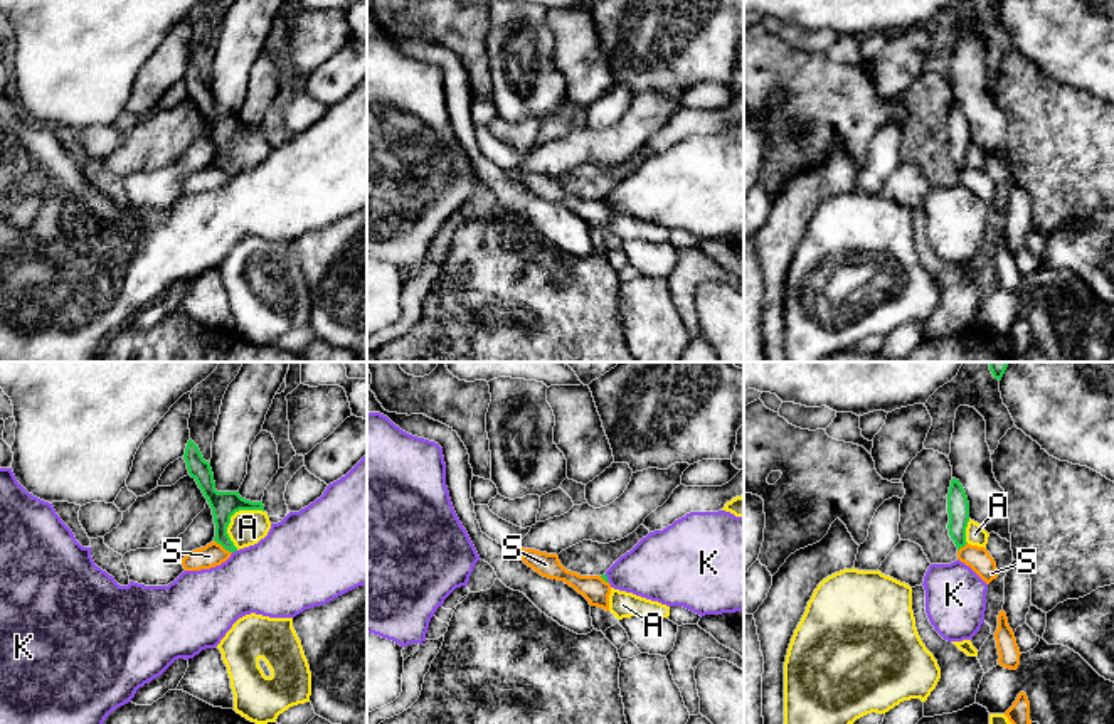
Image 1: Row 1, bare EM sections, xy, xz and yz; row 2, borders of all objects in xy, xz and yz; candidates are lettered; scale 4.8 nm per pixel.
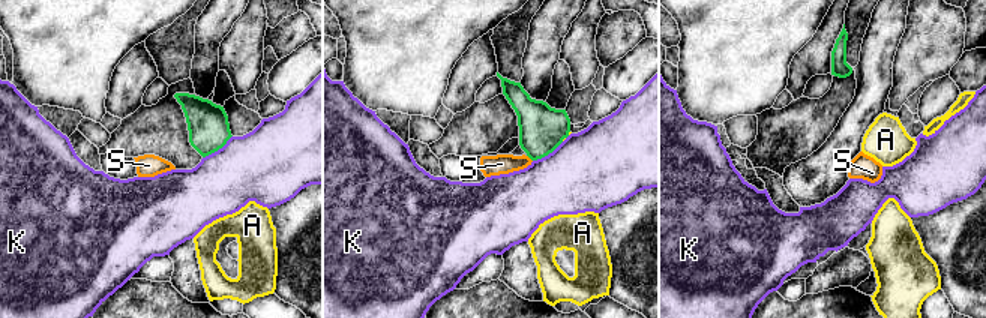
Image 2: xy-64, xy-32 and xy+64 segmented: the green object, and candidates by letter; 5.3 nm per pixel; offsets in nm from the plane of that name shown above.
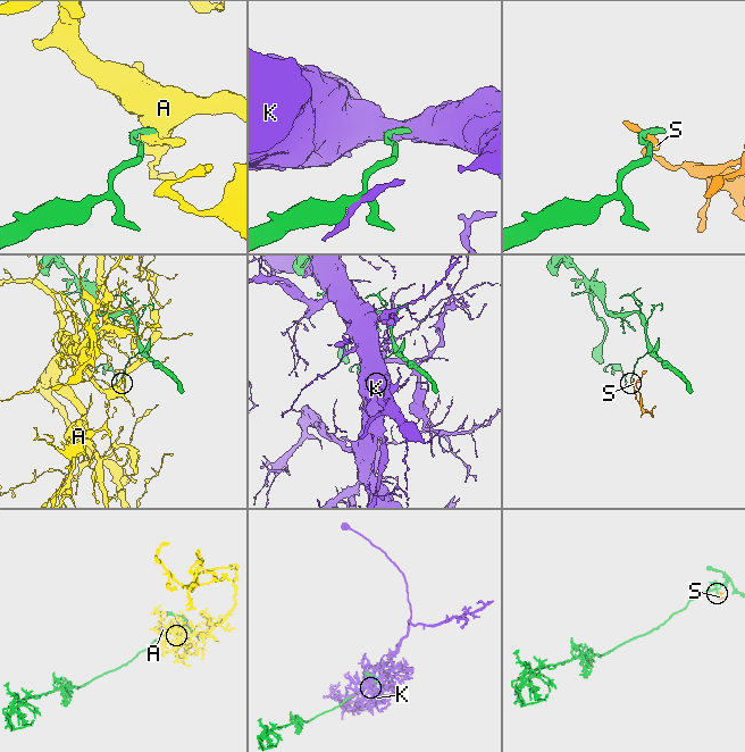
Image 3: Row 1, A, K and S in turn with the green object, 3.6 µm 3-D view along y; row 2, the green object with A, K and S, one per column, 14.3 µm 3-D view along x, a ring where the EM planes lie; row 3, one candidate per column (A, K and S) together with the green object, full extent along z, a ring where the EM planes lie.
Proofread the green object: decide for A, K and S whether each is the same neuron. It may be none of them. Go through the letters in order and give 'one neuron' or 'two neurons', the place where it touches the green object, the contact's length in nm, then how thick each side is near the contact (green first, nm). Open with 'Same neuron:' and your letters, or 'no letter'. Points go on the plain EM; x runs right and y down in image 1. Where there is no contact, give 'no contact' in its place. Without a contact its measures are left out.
Same neuron: no letter
A: two neurons; contact xy (229, 142); length 240 nm; calibres 130 and 170 nm
K: two neurons; contact xy (234, 174); length 30 nm; calibres 130 and 400 nm
S: two neurons; contact xy (222, 169); length 110 nm; calibres 130 and 110 nm

